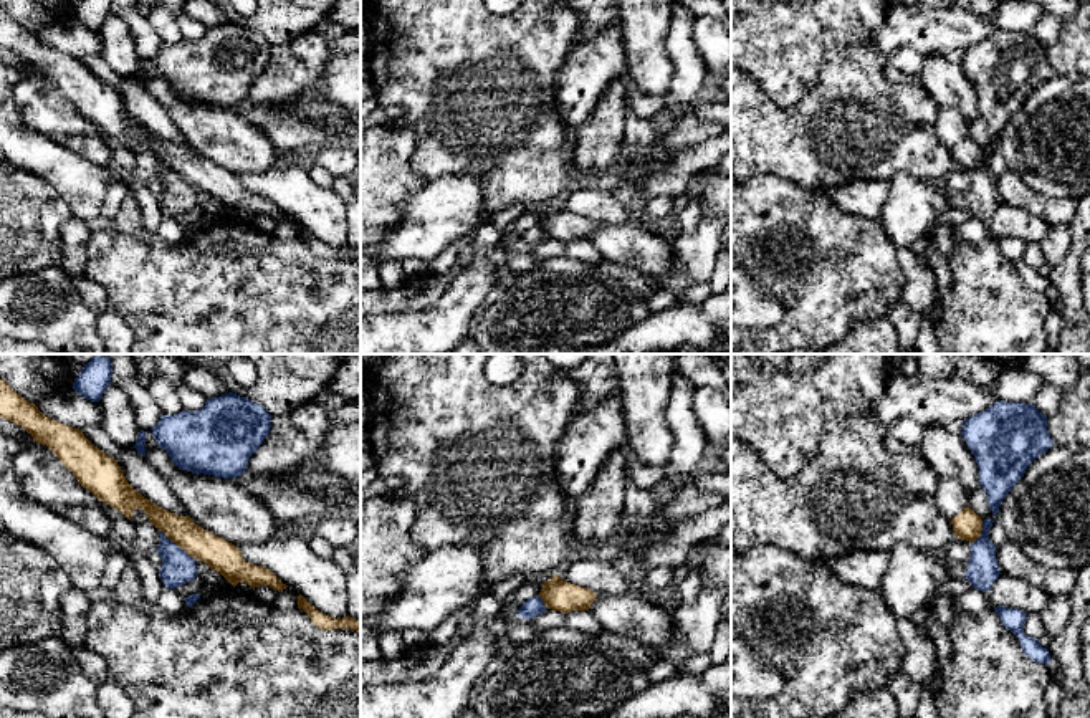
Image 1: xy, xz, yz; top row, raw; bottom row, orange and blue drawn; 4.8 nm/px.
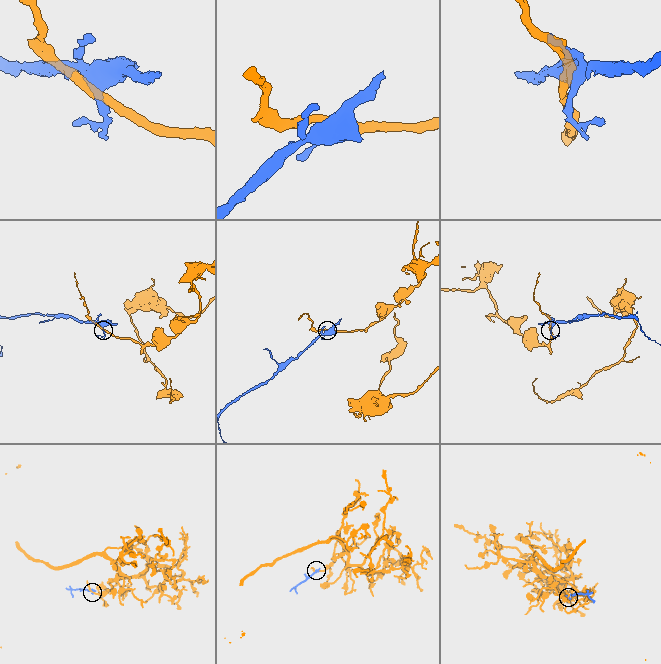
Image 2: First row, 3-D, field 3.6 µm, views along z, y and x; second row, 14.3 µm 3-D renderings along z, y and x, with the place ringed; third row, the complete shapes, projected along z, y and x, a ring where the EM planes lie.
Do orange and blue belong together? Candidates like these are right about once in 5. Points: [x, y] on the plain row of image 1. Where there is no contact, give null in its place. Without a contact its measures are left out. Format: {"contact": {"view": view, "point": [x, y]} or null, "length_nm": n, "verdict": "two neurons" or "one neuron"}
{"contact": {"view": "xy", "point": [177, 174]}, "length_nm": 220, "verdict": "two neurons"}

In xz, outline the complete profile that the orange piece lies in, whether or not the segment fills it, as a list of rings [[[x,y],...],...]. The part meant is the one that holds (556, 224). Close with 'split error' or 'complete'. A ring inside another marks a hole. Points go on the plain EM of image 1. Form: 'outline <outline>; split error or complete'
outline [[[554,203],[543,213],[539,227],[547,238],[567,243],[571,240],[589,240],[597,223],[587,217],[566,212]]]; complete

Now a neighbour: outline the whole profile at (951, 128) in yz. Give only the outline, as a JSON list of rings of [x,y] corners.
[[[943,109],[938,114],[935,131],[939,141],[953,149],[968,136],[968,121],[956,109]]]

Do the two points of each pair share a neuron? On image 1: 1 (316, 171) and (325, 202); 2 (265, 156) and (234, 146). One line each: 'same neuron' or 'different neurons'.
1: different neurons
2: same neuron

